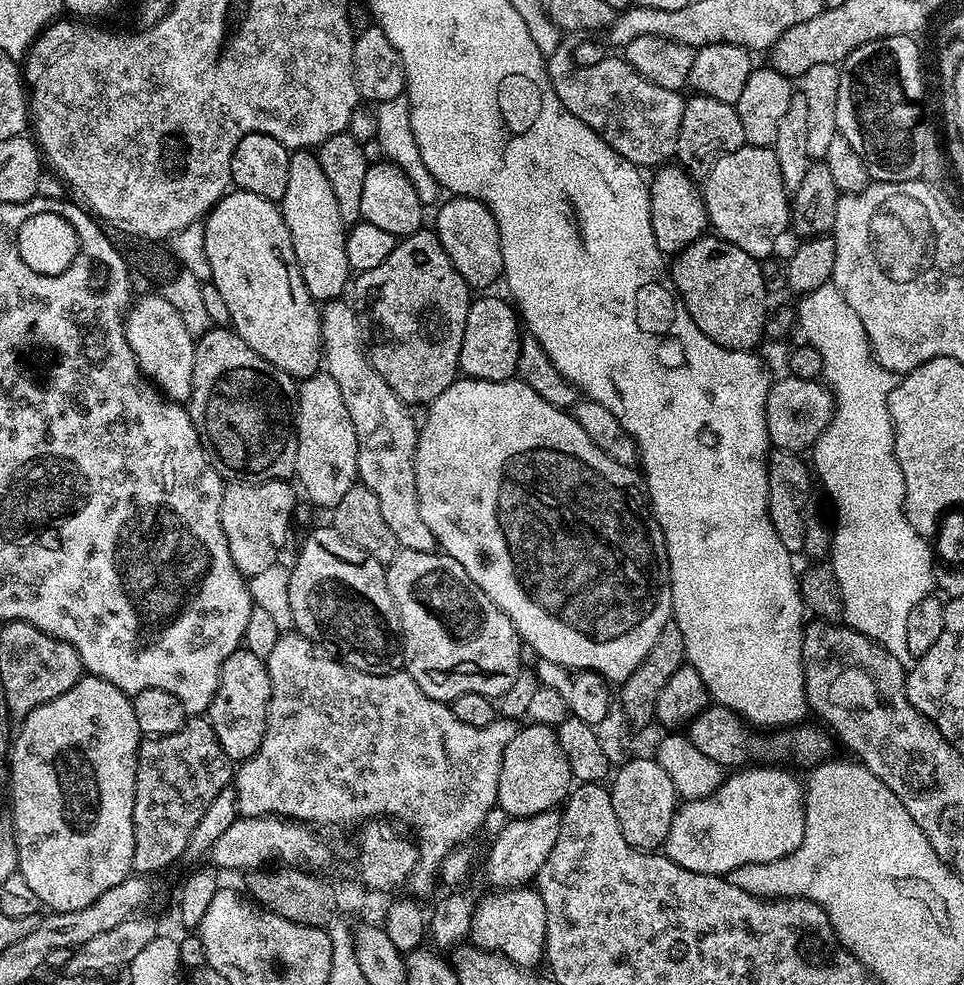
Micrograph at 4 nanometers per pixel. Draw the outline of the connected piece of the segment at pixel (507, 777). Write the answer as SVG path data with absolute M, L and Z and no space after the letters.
M531 722L517 727L514 738L502 754L502 770L498 774L497 805L508 818L533 816L559 809L574 787L570 762L562 754L562 746L551 724Z

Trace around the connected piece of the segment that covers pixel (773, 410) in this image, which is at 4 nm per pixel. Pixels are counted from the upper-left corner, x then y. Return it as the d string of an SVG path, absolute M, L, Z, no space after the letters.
M785 375L785 380L777 379L766 398L766 426L768 439L777 449L797 454L811 449L816 439L826 430L836 409L832 391L819 379L807 380L794 375Z

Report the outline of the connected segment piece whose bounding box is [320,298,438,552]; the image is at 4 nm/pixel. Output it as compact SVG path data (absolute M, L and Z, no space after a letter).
M347 299L329 300L323 305L322 319L320 321L320 342L322 345L322 364L330 374L330 378L334 378L334 382L338 382L338 390L342 390L342 398L346 401L346 410L350 410L350 422L354 422L354 430L358 438L358 466L356 474L359 483L365 484L372 493L374 498L378 498L378 506L382 506L382 519L386 521L386 526L390 526L390 530L394 534L394 538L398 538L401 549L409 548L410 550L422 550L423 552L435 552L438 545L434 534L430 534L430 526L426 526L426 522L422 522L422 510L418 510L418 486L416 485L416 475L414 474L414 458L416 457L416 438L418 435L418 420L411 416L409 405L398 398L398 394L394 394L394 390L390 390L390 386L386 386L386 382L379 374L372 369L372 363L368 360L368 354L364 351L364 343L362 342L362 334L360 333L360 318L357 309L347 304Z

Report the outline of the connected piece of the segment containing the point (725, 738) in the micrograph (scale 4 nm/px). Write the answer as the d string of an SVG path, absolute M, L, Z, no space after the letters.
M713 703L711 706L704 707L700 713L687 723L686 737L706 758L710 758L721 766L729 766L728 764L744 766L749 761L788 762L784 761L788 759L792 759L796 764L815 766L823 764L825 760L833 755L833 737L823 727L820 728L811 728L808 722L801 722L795 726L773 731L768 735L756 734L760 736L752 737L748 736L747 730L749 731L749 729L746 727L745 721L741 720L735 712L731 712L729 708L723 708L718 703Z

